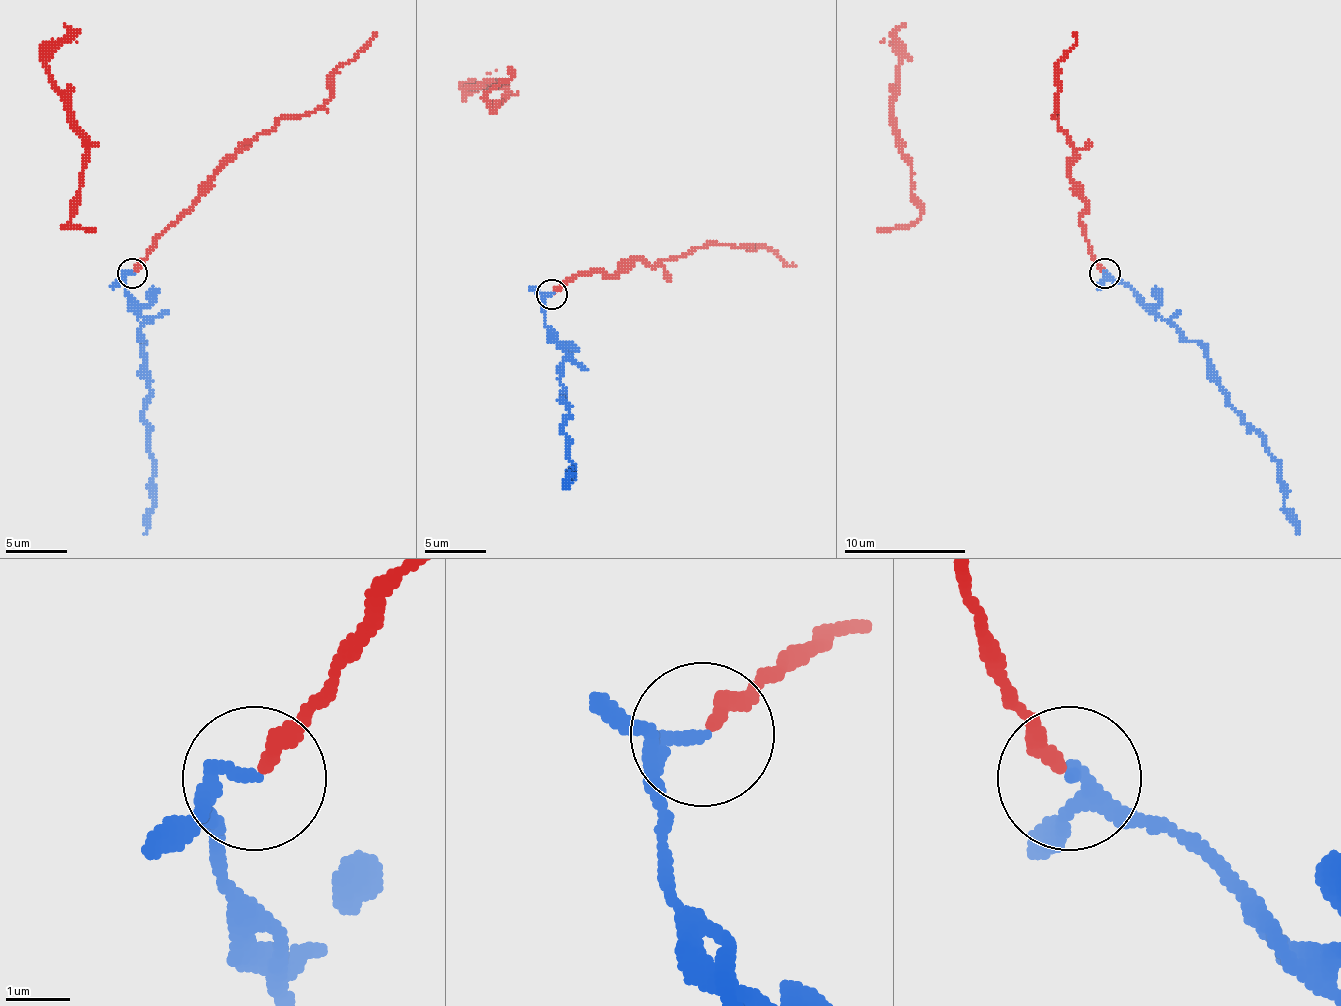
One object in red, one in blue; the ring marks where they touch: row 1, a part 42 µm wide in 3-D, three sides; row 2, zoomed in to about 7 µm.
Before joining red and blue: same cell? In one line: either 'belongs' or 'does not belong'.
belongs

